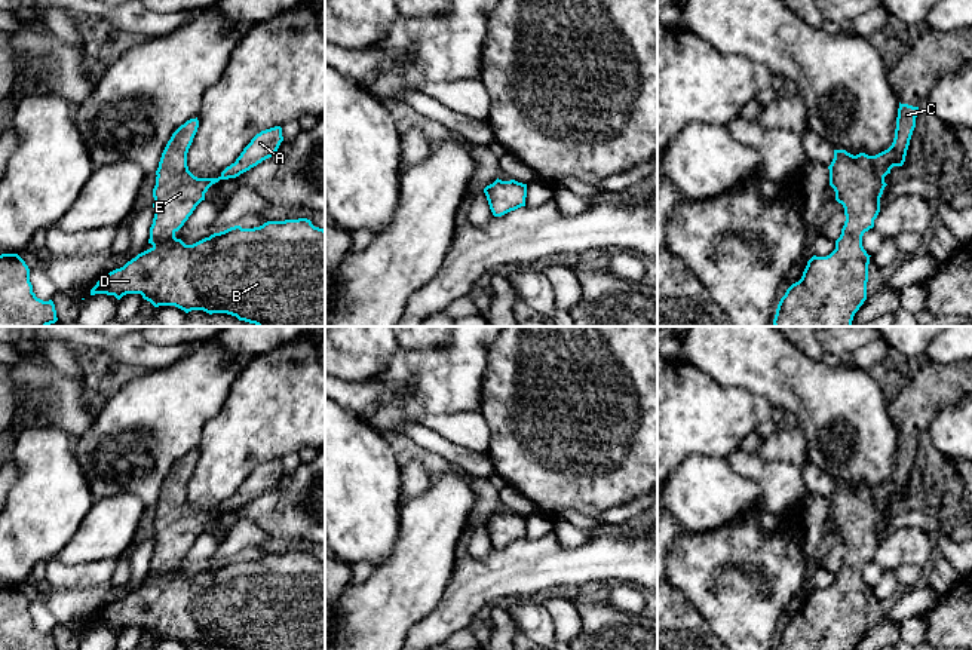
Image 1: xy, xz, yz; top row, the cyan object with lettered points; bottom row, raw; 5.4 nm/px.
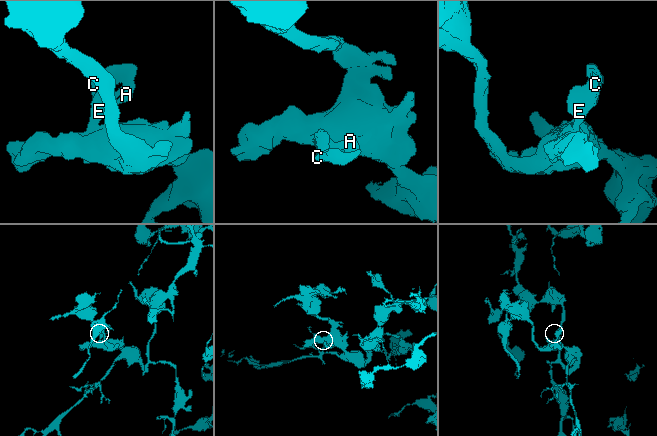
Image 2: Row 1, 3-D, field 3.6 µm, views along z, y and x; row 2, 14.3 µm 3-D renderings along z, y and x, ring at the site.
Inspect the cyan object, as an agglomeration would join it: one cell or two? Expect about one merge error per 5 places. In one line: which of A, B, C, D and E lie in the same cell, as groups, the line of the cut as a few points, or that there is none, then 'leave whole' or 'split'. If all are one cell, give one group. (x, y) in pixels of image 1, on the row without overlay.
A B C D E; no cut; leave whole

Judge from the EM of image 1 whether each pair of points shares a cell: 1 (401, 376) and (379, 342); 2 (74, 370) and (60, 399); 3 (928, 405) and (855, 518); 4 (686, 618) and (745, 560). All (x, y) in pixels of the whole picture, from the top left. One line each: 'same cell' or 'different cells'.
1: different cells
2: different cells
3: same cell
4: different cells

